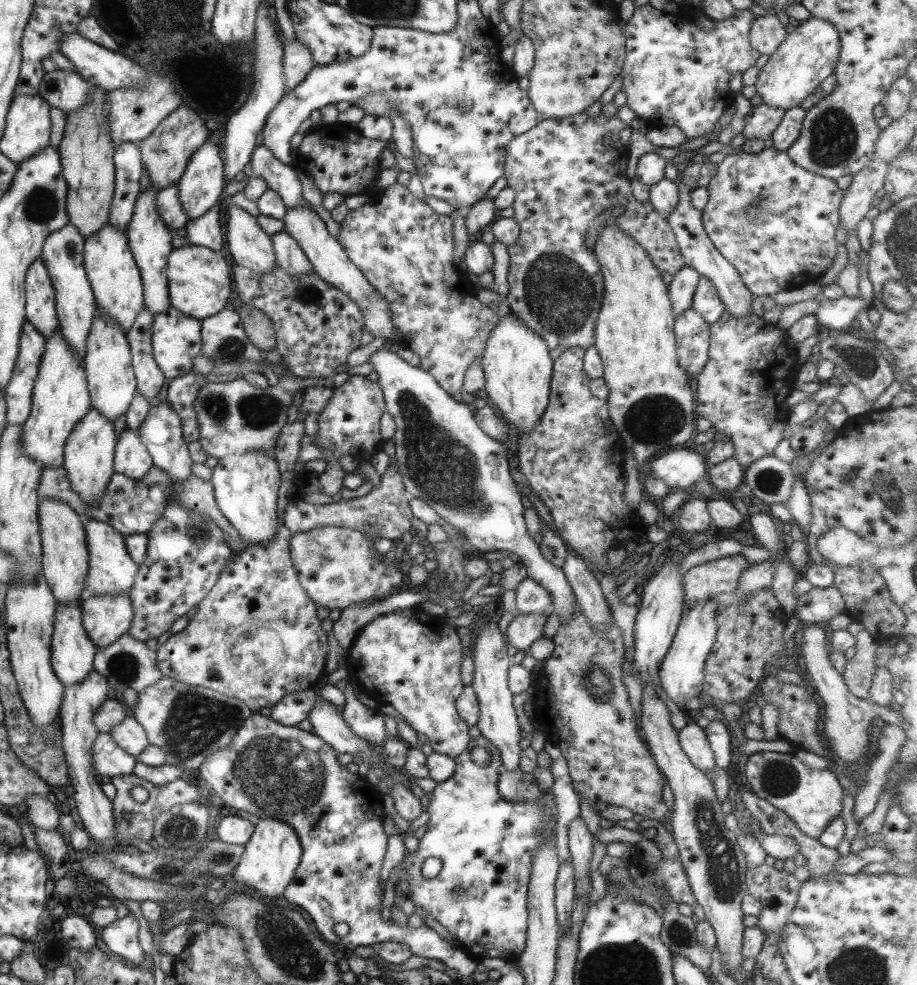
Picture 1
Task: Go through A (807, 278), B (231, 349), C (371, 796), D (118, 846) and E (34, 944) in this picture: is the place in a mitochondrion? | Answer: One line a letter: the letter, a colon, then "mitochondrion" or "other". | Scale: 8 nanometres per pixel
A: other
B: mitochondrion
C: other
D: other
E: other

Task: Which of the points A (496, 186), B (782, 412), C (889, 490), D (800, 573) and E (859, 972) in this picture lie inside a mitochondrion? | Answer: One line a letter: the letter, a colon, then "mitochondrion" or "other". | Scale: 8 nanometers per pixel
A: other
B: other
C: mitochondrion
D: other
E: mitochondrion

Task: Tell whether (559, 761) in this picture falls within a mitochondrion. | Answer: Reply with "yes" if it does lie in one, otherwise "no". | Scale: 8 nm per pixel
no

